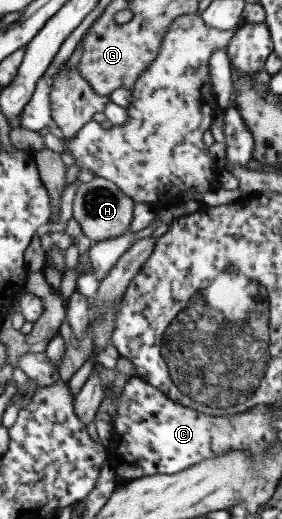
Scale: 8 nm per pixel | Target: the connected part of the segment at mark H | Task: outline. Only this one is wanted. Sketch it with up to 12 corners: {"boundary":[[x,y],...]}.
{"boundary":[[81,183],[73,217],[93,242],[123,235],[135,202],[115,183]]}

